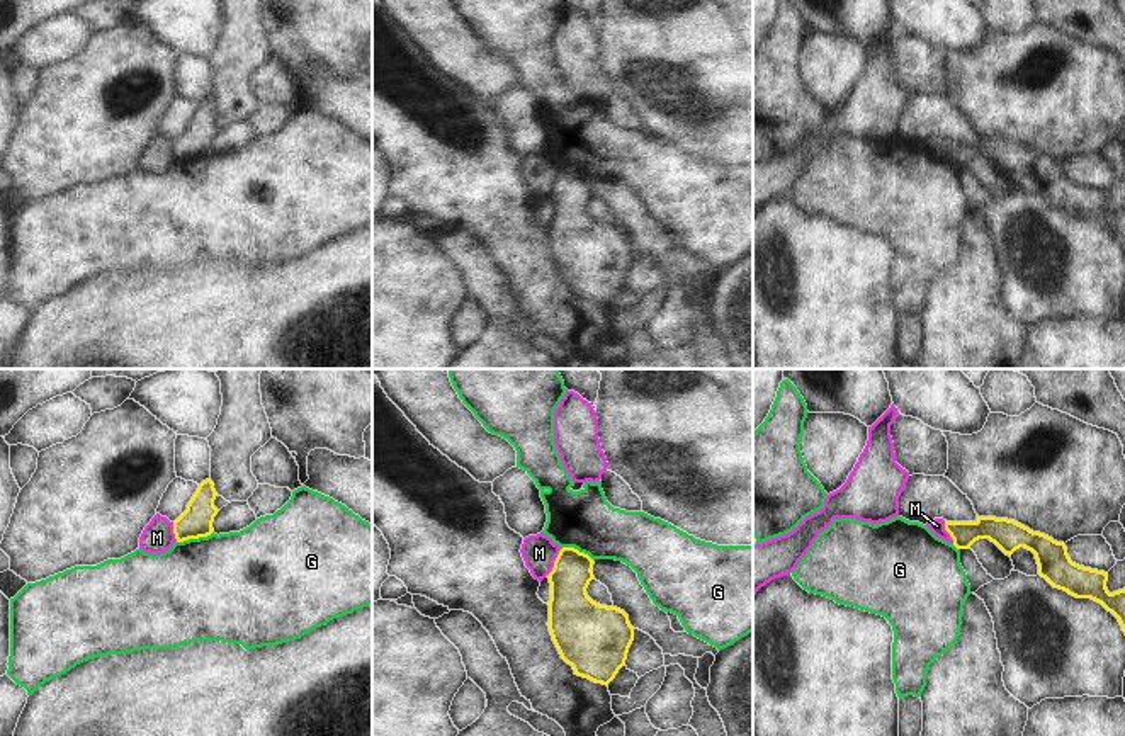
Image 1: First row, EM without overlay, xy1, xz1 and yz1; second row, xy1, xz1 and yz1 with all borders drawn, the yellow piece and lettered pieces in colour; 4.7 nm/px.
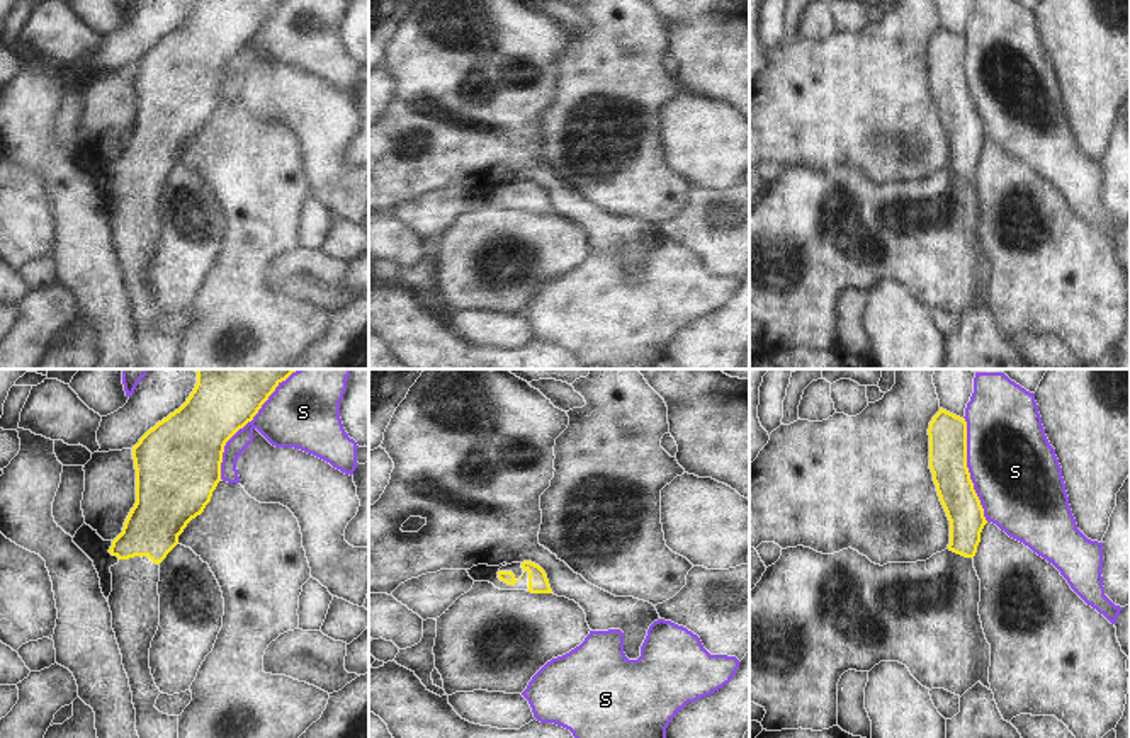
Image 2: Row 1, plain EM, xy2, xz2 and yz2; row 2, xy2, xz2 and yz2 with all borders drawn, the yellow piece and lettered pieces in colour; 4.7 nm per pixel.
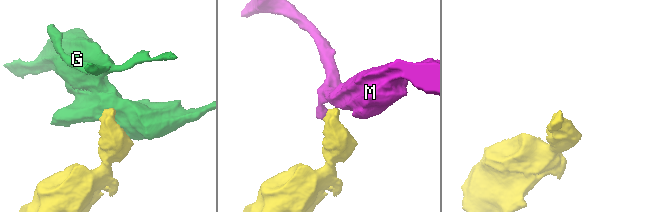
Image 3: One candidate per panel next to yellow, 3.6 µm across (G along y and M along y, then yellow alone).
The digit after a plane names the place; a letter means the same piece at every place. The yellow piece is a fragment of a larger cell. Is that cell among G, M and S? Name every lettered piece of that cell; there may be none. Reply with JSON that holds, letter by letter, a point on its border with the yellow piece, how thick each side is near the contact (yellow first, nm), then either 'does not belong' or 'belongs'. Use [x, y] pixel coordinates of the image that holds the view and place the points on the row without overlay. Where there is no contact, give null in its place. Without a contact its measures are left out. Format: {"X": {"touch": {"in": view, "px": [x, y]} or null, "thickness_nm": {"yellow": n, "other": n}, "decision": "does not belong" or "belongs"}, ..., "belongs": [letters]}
{"G": {"touch": {"in": "xy1", "px": [194, 157]}, "thickness_nm": {"yellow": 150, "other": 480}, "decision": "does not belong"}, "M": {"touch": {"in": "xz1", "px": [554, 182]}, "thickness_nm": {"yellow": 220, "other": 160}, "decision": "does not belong"}, "S": {"touch": {"in": "yz2", "px": [967, 89]}, "thickness_nm": {"yellow": 180, "other": 420}, "decision": "does not belong"}, "belongs": []}

